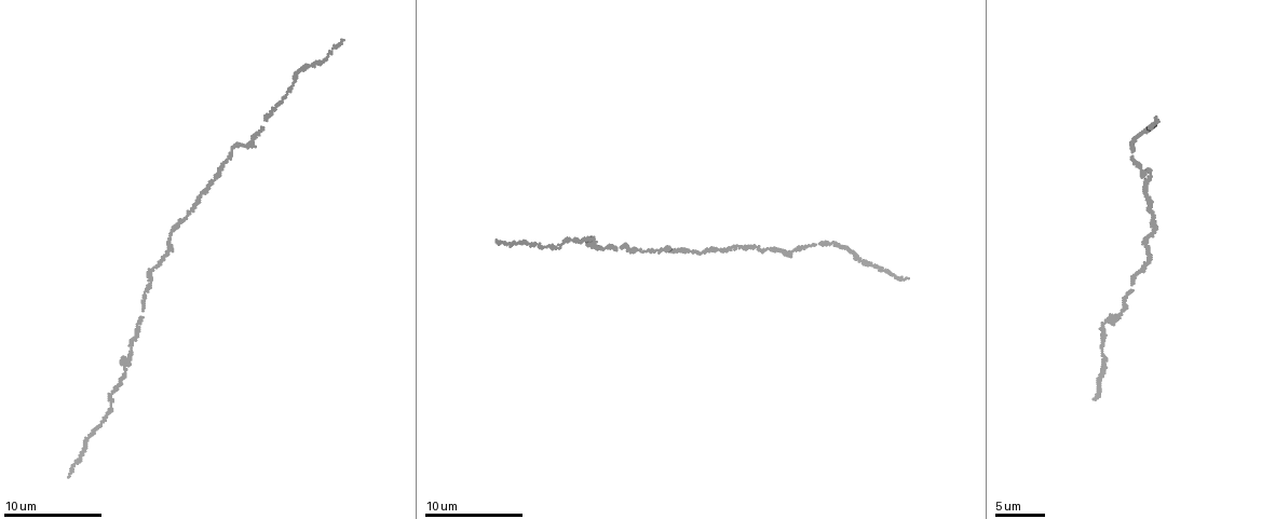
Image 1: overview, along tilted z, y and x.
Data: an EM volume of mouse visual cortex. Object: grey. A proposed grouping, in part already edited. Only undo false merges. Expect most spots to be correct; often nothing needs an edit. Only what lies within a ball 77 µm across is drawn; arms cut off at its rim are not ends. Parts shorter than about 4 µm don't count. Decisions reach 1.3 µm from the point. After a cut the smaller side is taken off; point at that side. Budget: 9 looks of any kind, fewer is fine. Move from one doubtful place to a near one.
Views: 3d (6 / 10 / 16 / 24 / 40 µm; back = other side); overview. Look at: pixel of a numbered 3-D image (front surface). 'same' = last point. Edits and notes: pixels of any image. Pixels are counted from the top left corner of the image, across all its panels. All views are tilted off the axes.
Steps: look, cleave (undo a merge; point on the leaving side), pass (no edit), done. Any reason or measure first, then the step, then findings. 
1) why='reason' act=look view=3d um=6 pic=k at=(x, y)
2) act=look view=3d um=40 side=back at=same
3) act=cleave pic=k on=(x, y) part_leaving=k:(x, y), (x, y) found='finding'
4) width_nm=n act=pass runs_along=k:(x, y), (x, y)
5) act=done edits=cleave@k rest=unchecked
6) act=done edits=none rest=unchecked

why='a narrow waist' act=look view=3d um=6 pic=1 at=(262, 127)

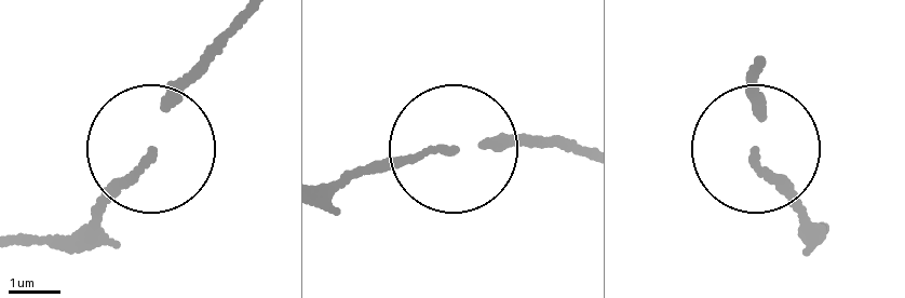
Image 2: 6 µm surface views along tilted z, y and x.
act=look view=3d um=6 side=back pic=2 at=(752, 152)

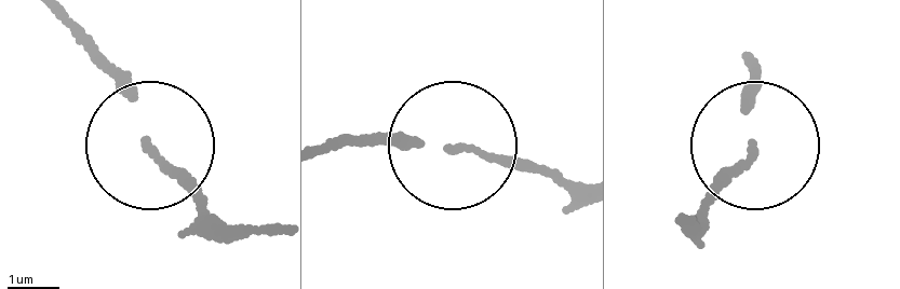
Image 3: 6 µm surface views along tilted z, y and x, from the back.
width_nm=90 act=pass runs_along=3:(695, 217), (714, 175), (752, 147), (756, 63) found='one cell here'

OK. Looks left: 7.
why='calibre changes' act=look view=3d um=10 pic=1 at=(771, 248)

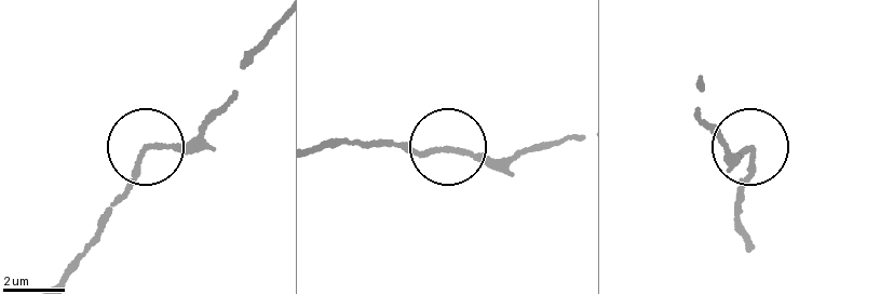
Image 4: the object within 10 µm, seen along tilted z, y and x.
act=pass runs_along=4:(317, 144), (454, 148), (509, 170) found='all the same cell'

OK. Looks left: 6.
why='thin neck' act=look view=3d um=16 pic=1 at=(168, 253)

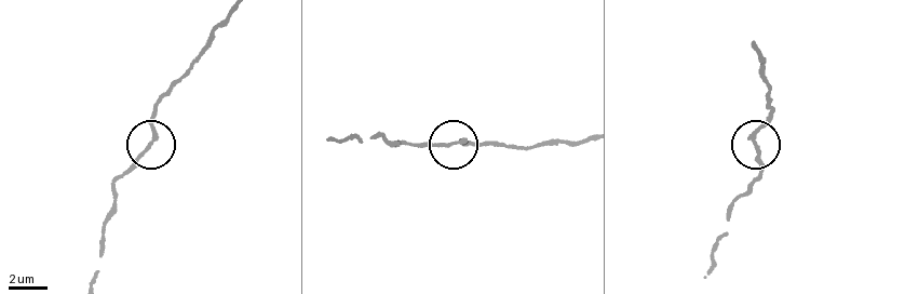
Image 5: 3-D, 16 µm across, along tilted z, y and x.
act=look view=3d um=6 pic=5 at=(148, 142)

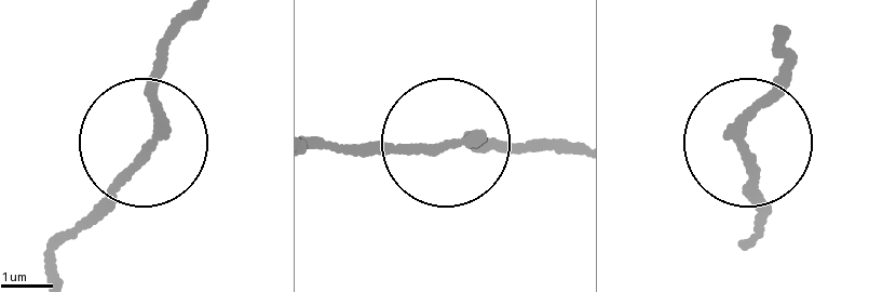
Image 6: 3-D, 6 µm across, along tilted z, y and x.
act=pass runs_along=6:(159, 51), (155, 118), (131, 175), (80, 222) found='all the same cell'

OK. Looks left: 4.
why='thick turns thin' act=look view=3d um=10 pic=1 at=(1105, 320)

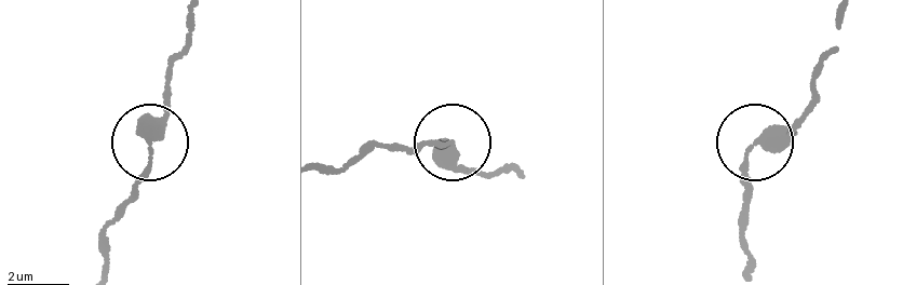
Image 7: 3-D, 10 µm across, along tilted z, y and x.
width_nm=320 act=pass runs_along=7:(522, 175), (457, 171), (449, 141), (400, 146) found='one cell here'

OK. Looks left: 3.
act=done edits=none rest=unchecked

